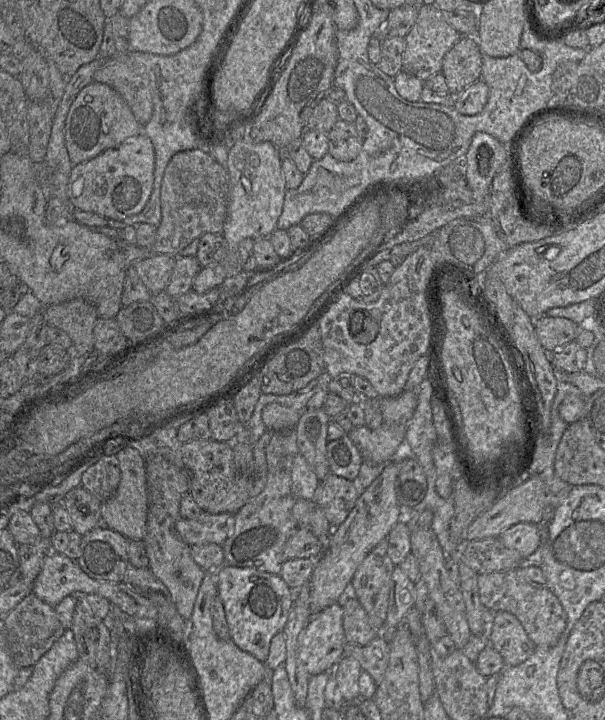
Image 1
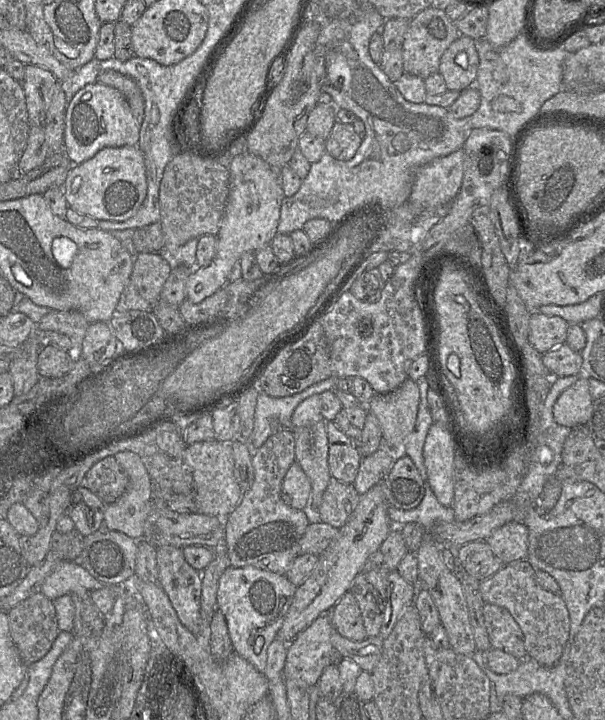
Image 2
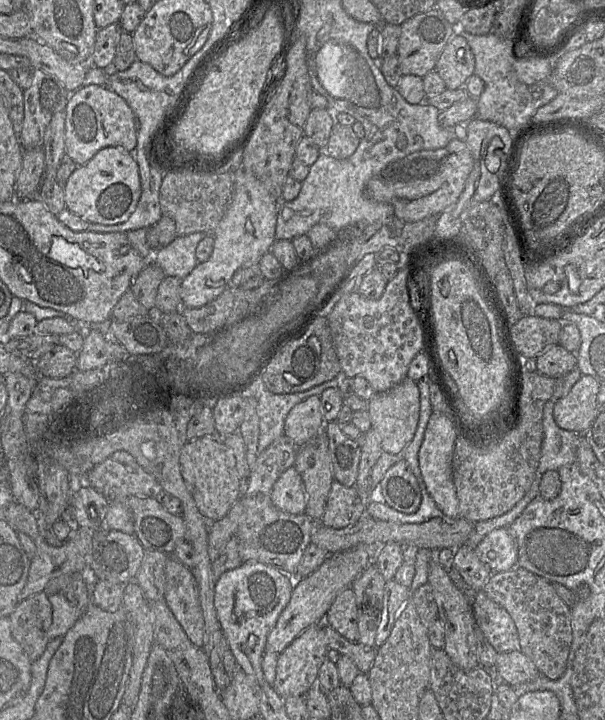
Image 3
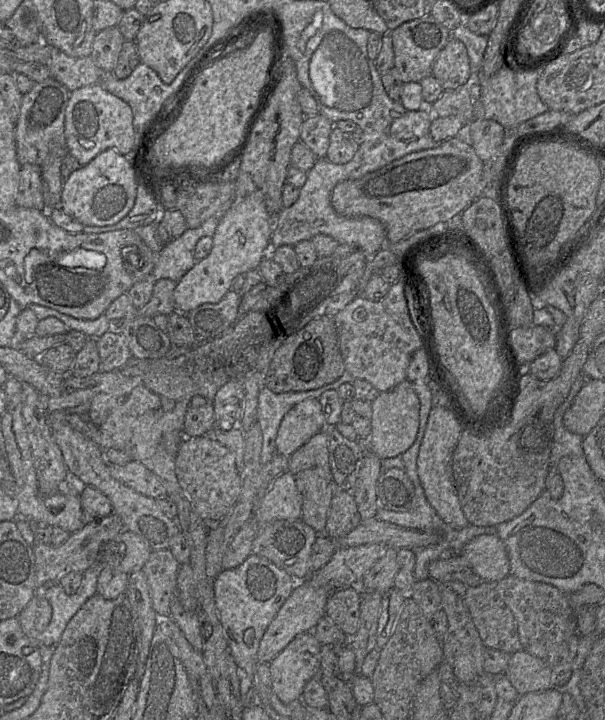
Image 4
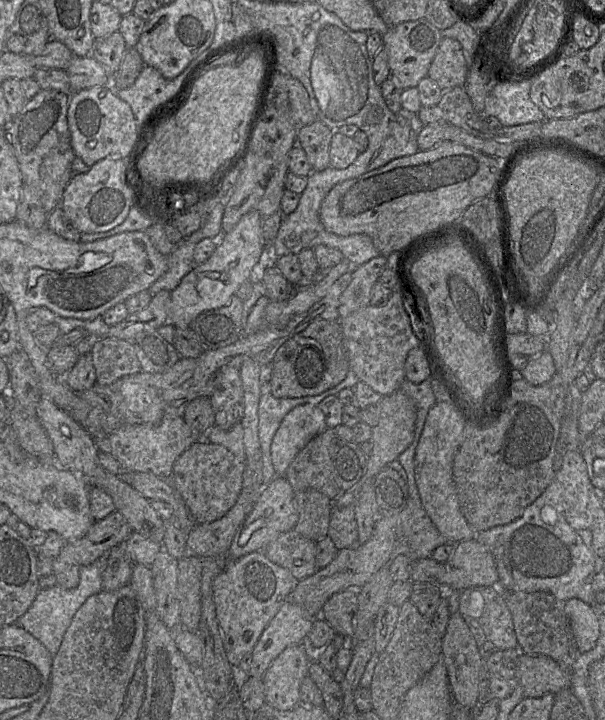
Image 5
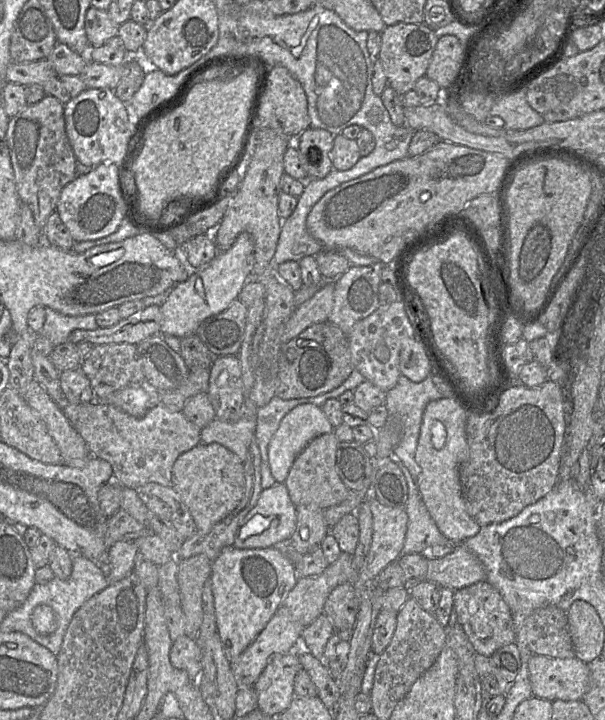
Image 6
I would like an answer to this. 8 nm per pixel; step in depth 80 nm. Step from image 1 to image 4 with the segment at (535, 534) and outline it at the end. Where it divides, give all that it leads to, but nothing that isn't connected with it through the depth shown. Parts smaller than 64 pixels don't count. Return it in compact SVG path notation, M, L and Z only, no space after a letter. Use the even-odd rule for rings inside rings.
M482 534L457 552L470 564L483 582L497 583L510 574L504 543L496 534Z

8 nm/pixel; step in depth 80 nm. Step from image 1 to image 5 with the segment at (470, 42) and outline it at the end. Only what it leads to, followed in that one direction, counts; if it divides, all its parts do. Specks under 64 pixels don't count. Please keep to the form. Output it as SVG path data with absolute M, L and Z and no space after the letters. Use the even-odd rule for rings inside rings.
M443 38L431 62L427 77L444 92L464 86L469 71L461 44L453 38Z

